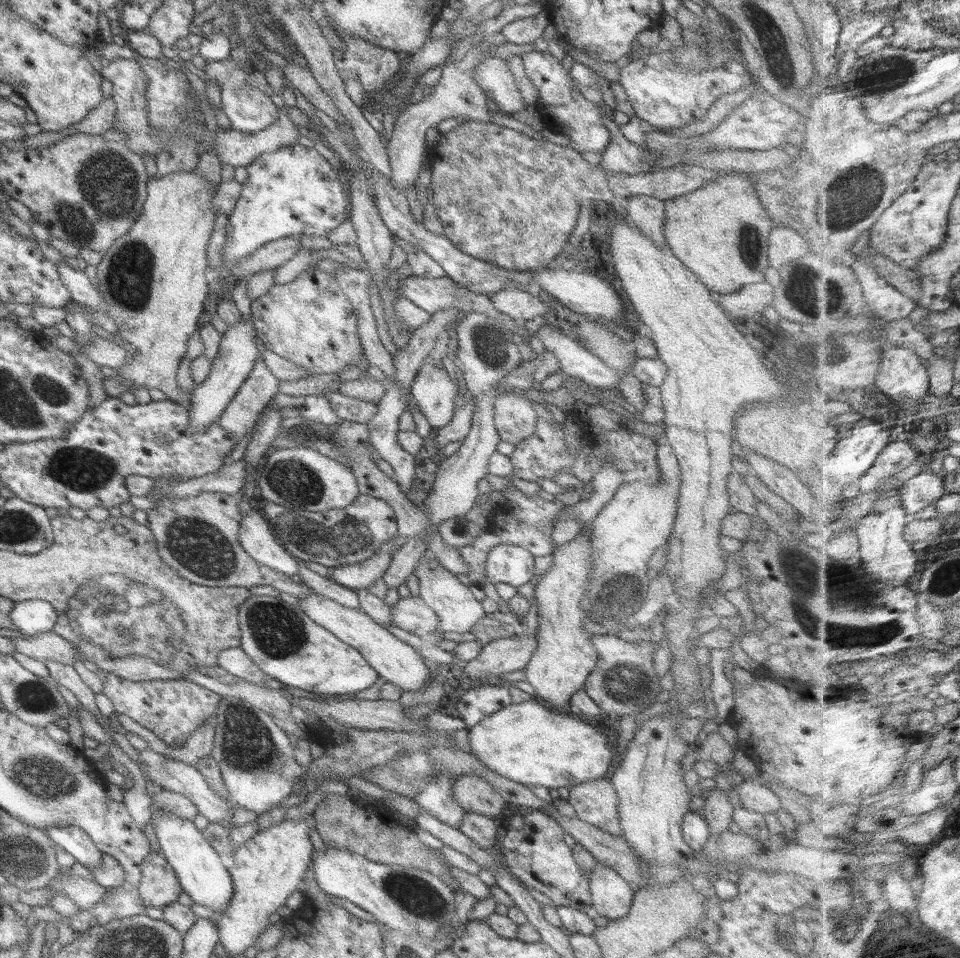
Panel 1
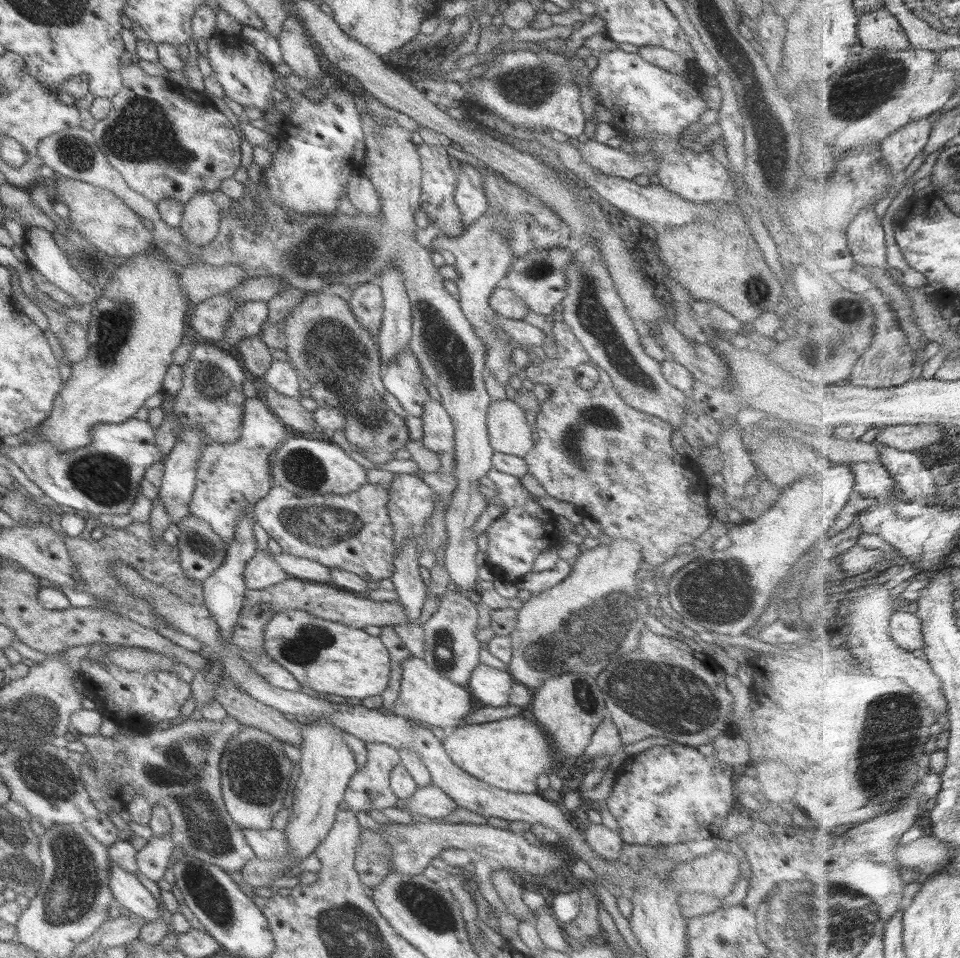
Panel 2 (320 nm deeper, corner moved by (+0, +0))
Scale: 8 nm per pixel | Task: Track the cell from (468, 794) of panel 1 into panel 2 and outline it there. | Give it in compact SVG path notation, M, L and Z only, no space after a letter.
M431 784L417 787L410 799L399 803L409 812L434 821L441 820L456 808L451 798Z

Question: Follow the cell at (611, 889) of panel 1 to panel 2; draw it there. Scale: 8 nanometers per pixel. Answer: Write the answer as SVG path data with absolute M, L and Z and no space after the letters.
M586 823L582 825L582 835L590 849L594 850L601 859L613 861L619 858L619 851L622 850L623 842L619 833L611 831L604 825Z

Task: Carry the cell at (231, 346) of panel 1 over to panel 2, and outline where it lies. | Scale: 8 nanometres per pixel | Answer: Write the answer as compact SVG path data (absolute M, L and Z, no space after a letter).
M183 428L182 434L179 435L179 441L175 441L171 451L163 459L163 475L159 488L157 488L157 495L165 513L167 513L167 517L169 517L169 521L171 521L171 528L179 523L181 519L190 516L187 503L189 503L194 490L196 464L204 447L201 438L203 438L203 435L196 428Z

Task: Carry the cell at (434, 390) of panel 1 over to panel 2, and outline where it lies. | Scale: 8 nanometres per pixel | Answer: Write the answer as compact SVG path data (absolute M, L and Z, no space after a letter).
M430 398L423 405L422 436L420 439L423 448L433 452L450 453L453 451L453 427L449 415L439 402Z

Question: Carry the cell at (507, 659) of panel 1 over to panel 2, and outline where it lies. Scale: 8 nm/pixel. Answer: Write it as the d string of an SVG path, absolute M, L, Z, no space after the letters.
M612 540L609 545L598 544L575 556L567 578L547 591L531 595L516 610L514 629L507 636L512 653L506 671L512 680L533 690L539 688L546 678L566 672L583 672L595 678L611 659L634 650L639 631L645 628L642 618L647 615L647 606L639 597L639 586L635 578L641 561L639 547L632 540Z

